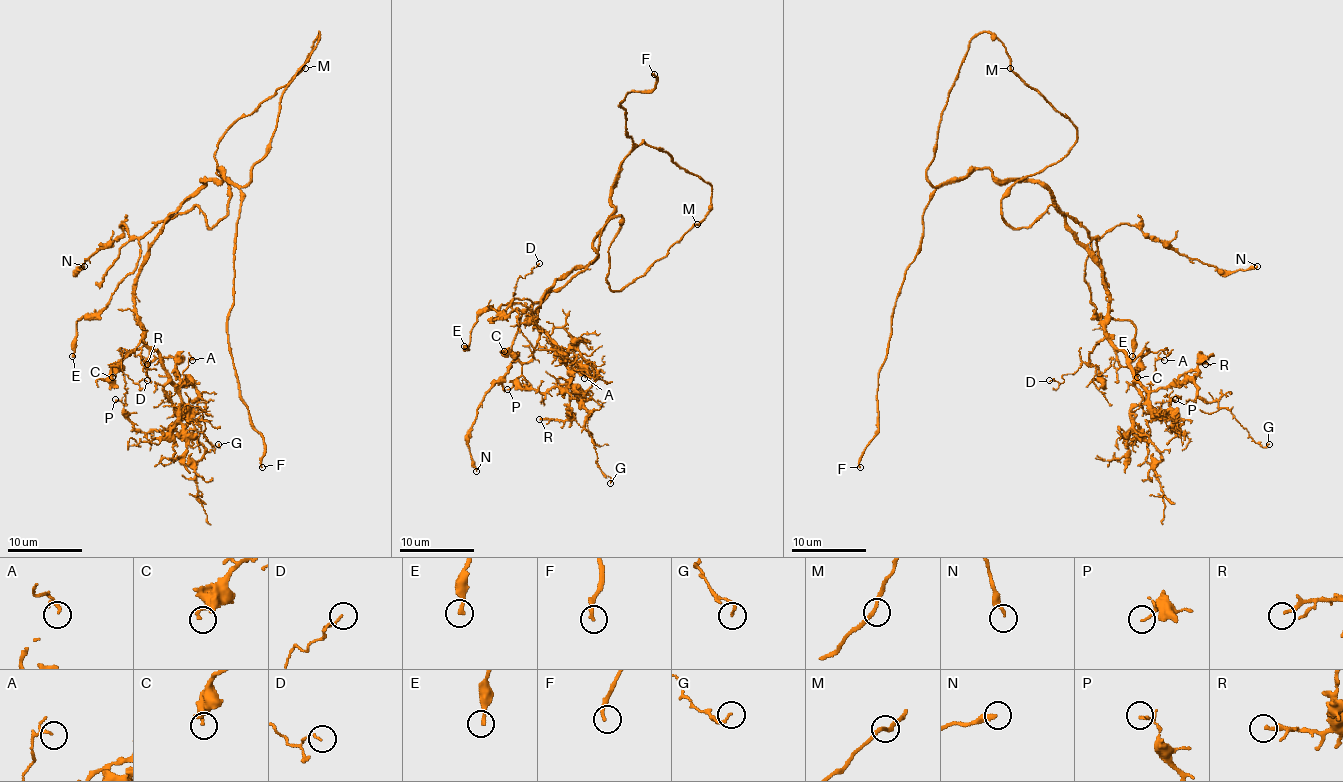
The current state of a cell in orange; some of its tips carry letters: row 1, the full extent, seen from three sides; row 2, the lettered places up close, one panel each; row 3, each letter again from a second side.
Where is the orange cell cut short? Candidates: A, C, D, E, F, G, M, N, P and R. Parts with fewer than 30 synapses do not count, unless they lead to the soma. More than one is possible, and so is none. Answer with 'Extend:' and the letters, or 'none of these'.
Extend: F

